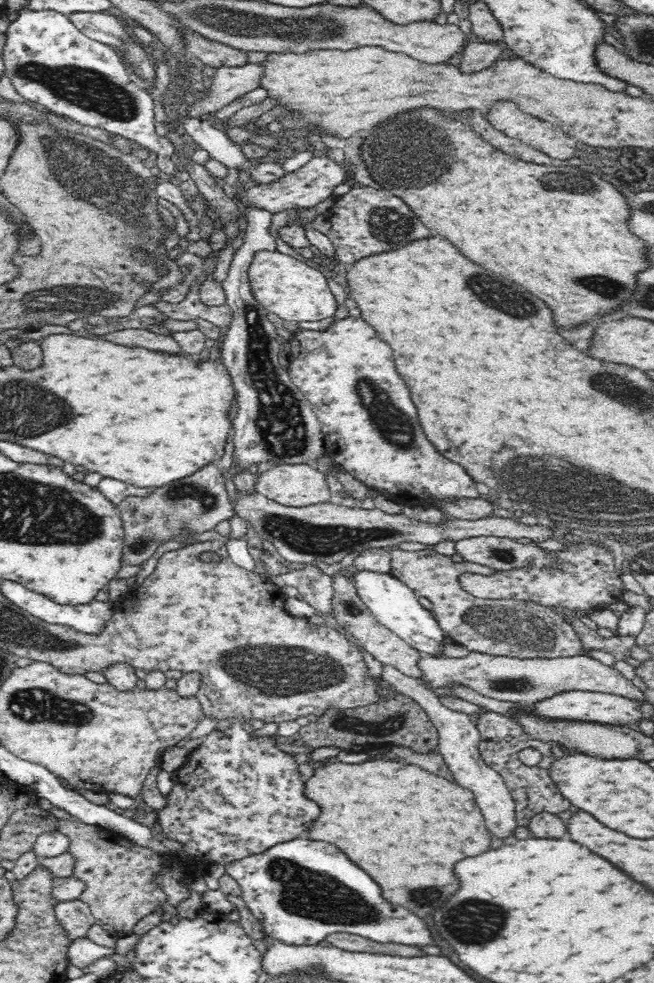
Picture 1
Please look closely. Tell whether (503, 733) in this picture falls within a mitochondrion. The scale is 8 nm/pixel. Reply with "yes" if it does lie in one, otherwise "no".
no

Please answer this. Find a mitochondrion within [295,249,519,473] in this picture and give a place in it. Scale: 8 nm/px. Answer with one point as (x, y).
(389, 418)

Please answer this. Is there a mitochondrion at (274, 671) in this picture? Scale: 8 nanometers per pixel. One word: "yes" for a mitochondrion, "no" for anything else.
yes

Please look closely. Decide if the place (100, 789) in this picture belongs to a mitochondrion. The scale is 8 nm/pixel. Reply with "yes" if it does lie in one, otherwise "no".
no

